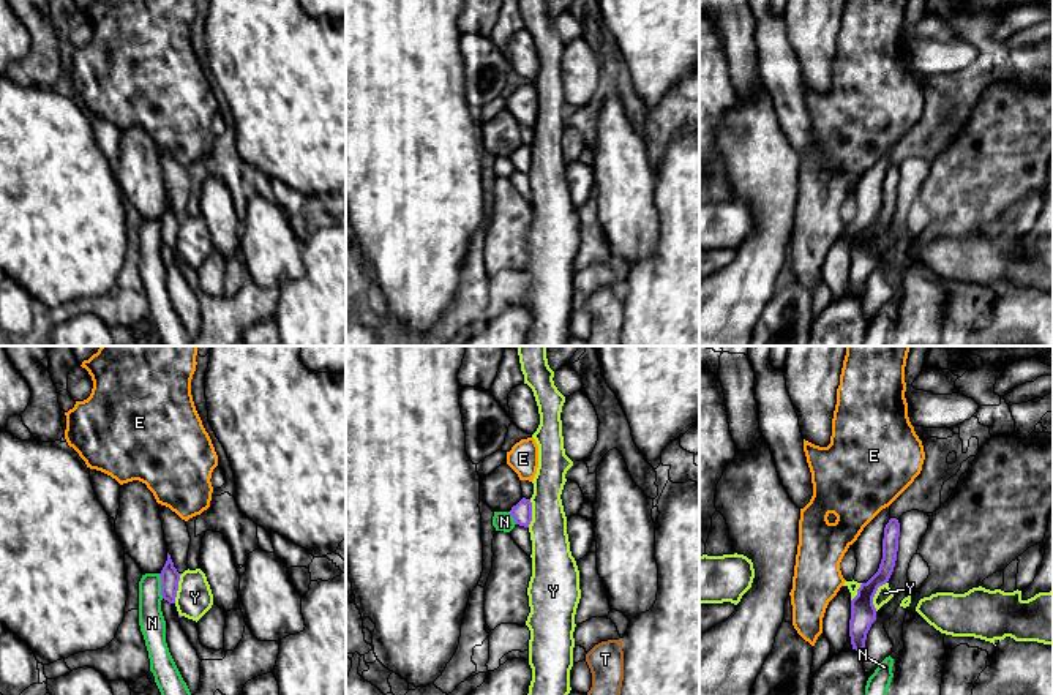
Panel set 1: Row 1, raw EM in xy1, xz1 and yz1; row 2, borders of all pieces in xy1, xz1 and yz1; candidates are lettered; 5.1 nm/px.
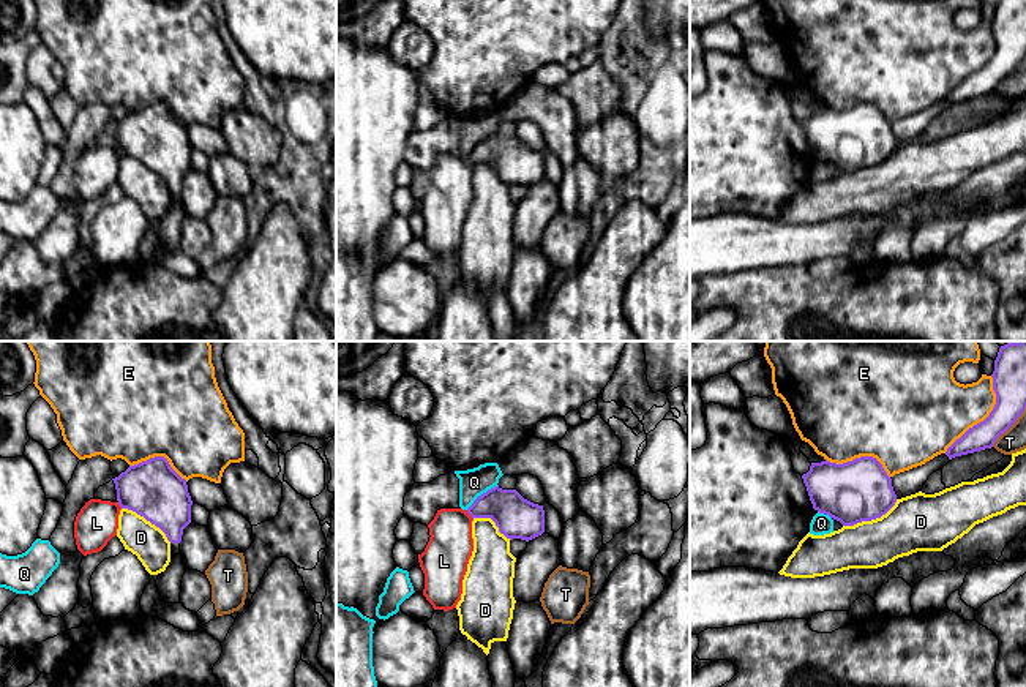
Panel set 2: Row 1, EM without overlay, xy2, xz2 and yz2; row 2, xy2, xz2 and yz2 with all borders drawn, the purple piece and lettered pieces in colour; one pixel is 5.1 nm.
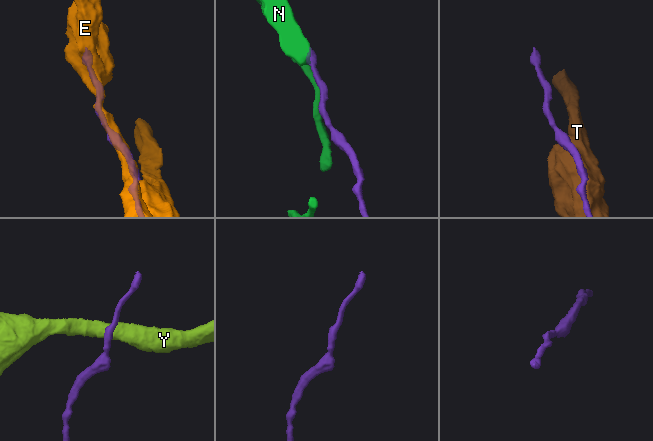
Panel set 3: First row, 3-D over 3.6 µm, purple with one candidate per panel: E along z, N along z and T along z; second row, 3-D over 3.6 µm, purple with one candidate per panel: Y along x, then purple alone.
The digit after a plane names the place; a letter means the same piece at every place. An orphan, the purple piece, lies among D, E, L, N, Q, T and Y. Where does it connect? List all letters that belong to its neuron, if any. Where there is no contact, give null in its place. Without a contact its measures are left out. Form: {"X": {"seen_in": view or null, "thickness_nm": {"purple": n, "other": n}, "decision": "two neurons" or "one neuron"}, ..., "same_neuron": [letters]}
{"D": {"seen_in": "yz2", "thickness_nm": {"purple": 320, "other": 280}, "decision": "two neurons"}, "E": {"seen_in": "yz2", "thickness_nm": {"purple": 180, "other": 340}, "decision": "two neurons"}, "L": {"seen_in": "xz2", "thickness_nm": {"purple": 200, "other": 220}, "decision": "two neurons"}, "N": {"seen_in": "xy1", "thickness_nm": {"purple": 100, "other": 130}, "decision": "two neurons"}, "Q": {"seen_in": "xz2", "thickness_nm": {"purple": 200, "other": 140}, "decision": "two neurons"}, "T": {"seen_in": "yz2", "thickness_nm": {"purple": 180, "other": 120}, "decision": "two neurons"}, "Y": {"seen_in": "yz1", "thickness_nm": {"purple": 130, "other": 80}, "decision": "two neurons"}, "same_neuron": []}

